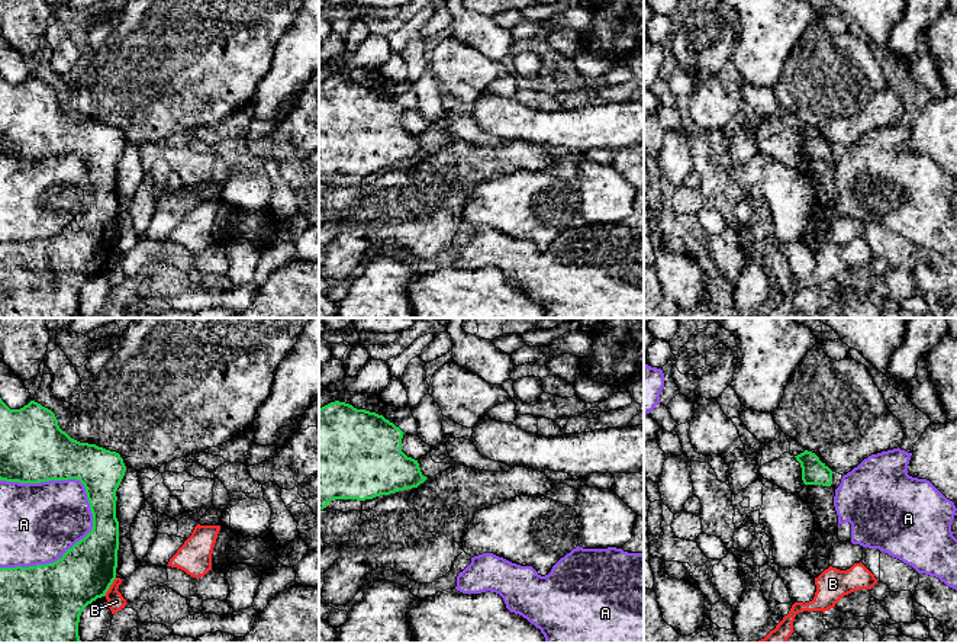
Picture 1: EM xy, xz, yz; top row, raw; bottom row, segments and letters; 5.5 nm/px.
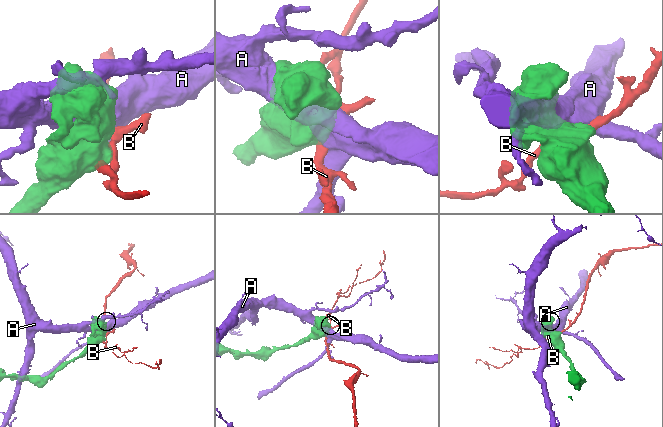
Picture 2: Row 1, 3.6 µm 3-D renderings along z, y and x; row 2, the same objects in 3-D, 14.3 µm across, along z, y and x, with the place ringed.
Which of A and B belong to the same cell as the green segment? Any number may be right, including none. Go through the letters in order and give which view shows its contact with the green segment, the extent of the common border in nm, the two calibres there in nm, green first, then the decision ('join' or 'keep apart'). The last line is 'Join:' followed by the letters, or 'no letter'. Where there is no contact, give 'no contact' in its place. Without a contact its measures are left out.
A: xy | 650 nm | 320/440 nm | keep apart
B: xy | 130 nm | 320/90 nm | keep apart
Join: no letter

